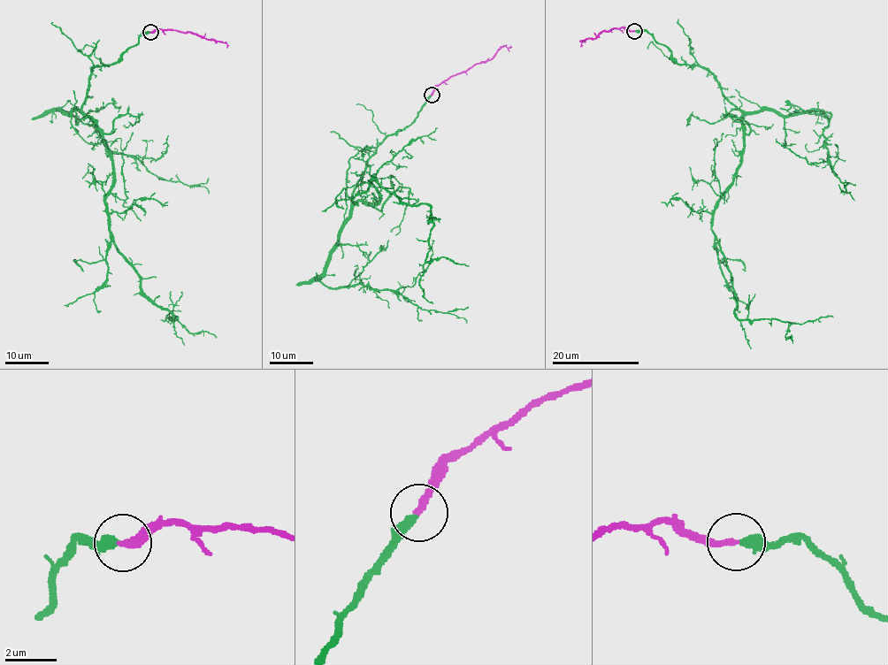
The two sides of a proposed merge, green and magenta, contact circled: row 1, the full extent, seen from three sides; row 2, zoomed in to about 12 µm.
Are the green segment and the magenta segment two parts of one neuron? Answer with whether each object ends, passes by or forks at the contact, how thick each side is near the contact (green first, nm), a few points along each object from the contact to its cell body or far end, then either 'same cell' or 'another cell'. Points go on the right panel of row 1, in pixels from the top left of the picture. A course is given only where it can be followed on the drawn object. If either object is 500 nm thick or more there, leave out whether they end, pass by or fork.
green ends there; magenta ends there; 360 nm thick on the green side, 240 nm on the other; green runs (635, 31), (678, 64), (708, 70), (741, 111), (744, 149), (712, 231), (734, 315), (790, 322), (792, 342); magenta runs (634, 31), (625, 27), (602, 31), (596, 37), (581, 41), (580, 46); same cell

